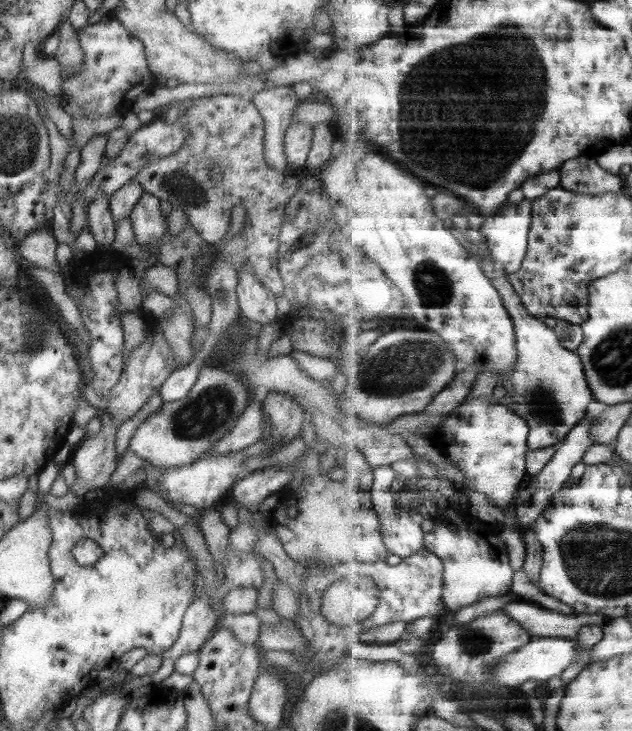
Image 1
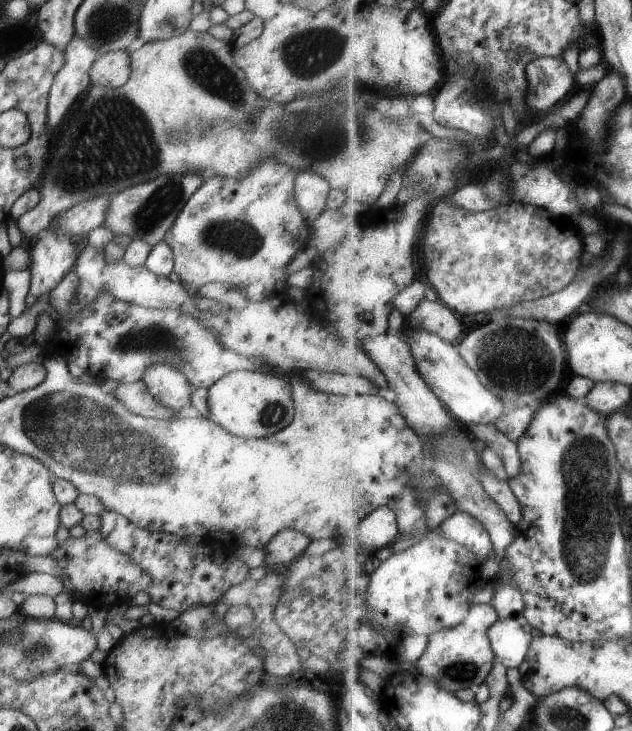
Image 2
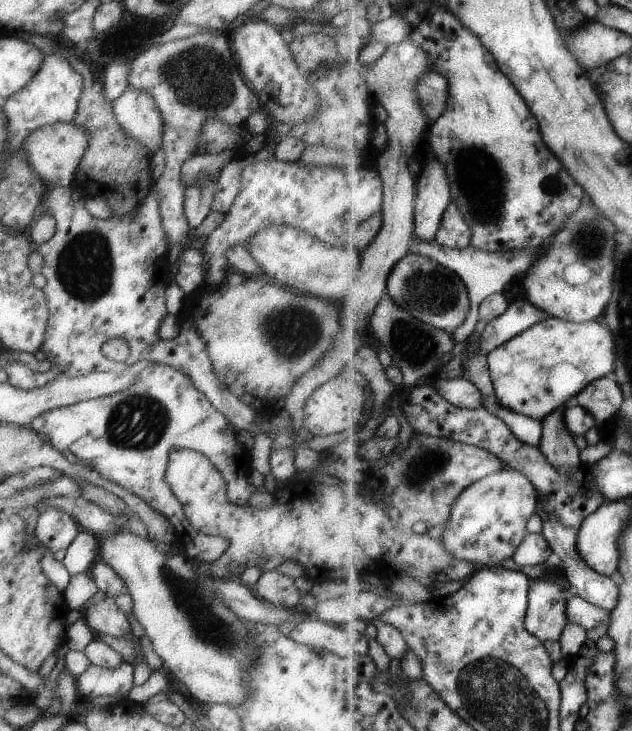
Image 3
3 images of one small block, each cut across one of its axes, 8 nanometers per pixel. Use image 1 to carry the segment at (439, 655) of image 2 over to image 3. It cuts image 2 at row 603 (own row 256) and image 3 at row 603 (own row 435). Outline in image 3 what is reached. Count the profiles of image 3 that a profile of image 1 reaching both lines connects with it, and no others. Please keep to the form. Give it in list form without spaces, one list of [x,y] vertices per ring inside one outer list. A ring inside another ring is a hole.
[[[543,578],[531,583],[526,627],[544,642],[559,640],[569,624],[568,599],[563,598],[563,594],[565,584],[555,584]]]

